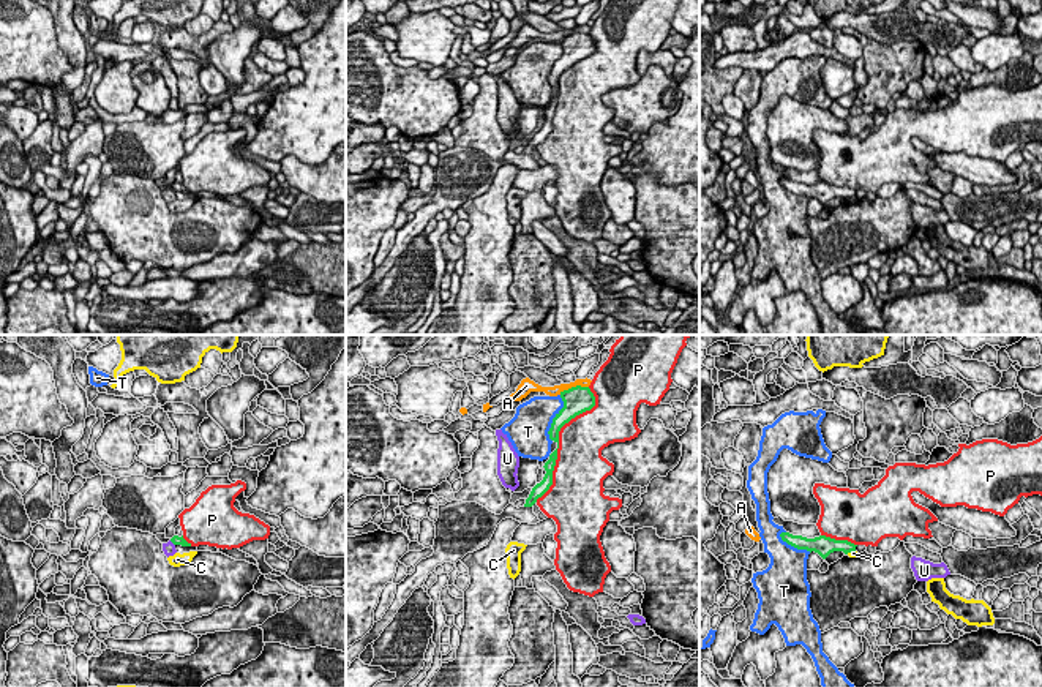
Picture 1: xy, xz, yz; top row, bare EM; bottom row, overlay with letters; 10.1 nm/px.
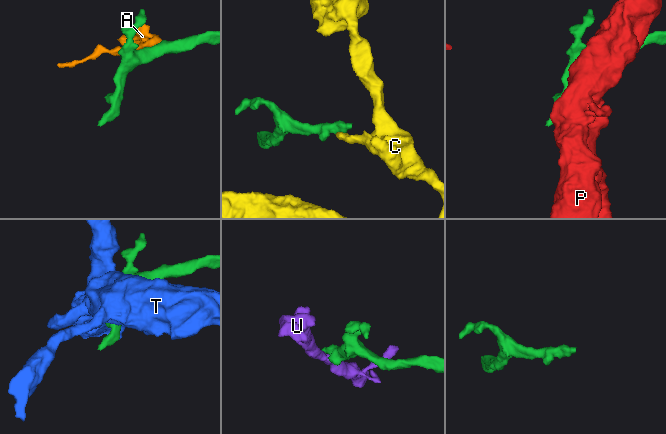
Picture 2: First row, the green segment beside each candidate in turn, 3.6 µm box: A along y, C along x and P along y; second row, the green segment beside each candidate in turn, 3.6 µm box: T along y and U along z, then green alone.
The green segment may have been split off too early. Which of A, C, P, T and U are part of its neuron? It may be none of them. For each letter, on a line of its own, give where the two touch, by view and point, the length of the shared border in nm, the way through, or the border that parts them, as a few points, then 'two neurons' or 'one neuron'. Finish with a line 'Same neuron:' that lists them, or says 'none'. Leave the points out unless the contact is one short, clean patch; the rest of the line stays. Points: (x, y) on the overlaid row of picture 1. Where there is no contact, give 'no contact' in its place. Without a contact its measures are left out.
A: contact xz (573, 387); length 320 nm; two neurons
C: contact yz (850, 551); length 100 nm; border yz (854, 550), (847, 553); two neurons
P: contact xz (558, 439); length 1300 nm; two neurons
T: contact xz (553, 419); length 480 nm; two neurons
U: contact xy (172, 542); length 80 nm; border xy (169, 540), (174, 545); two neurons
Same neuron: none

